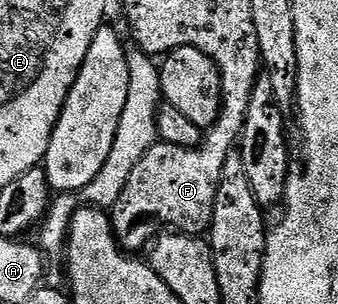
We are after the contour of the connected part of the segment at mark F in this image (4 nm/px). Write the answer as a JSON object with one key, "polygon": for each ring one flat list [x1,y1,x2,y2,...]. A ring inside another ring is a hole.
{"polygon":[[155,144,133,171,124,195,111,216,117,232,123,233,128,225,133,225,126,231,125,246,129,250,140,251,136,249,142,248,149,240,150,243,165,227,193,235,205,234,212,226,216,197,226,177,224,164,229,157,229,153,199,153,196,148]]}

